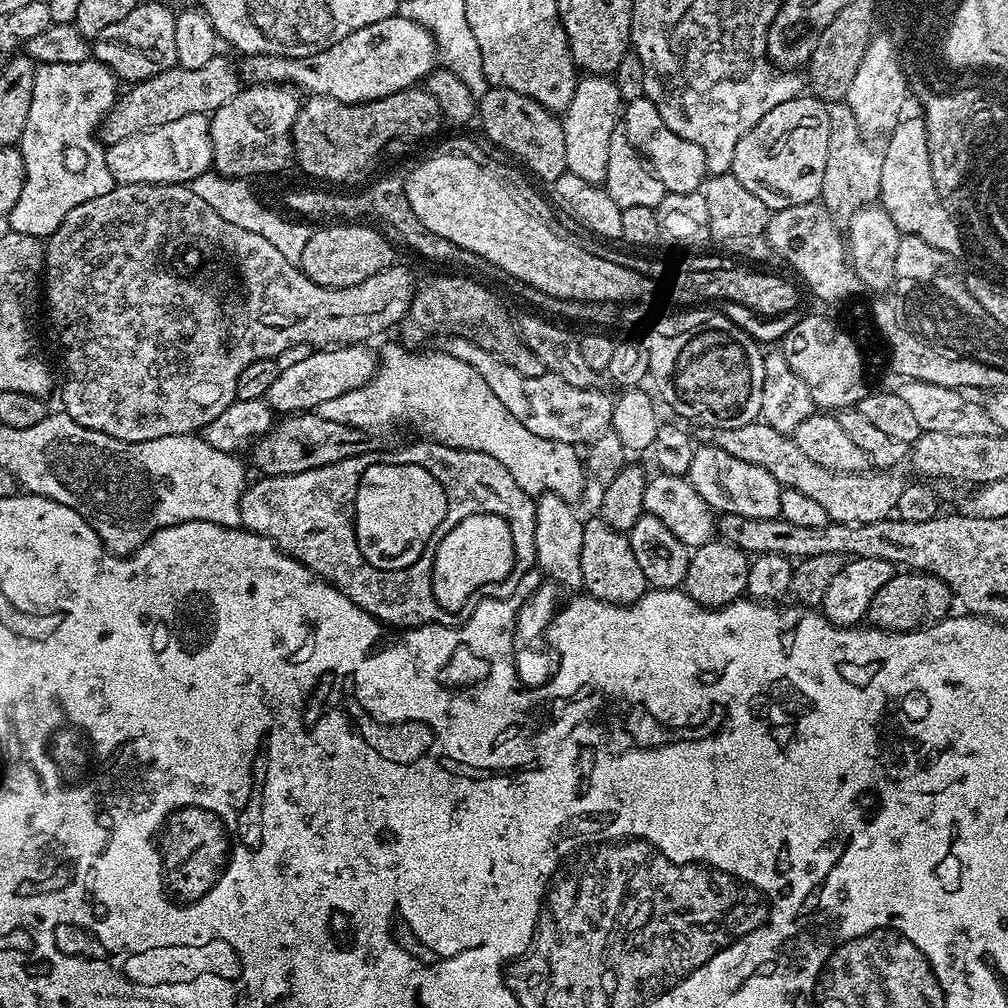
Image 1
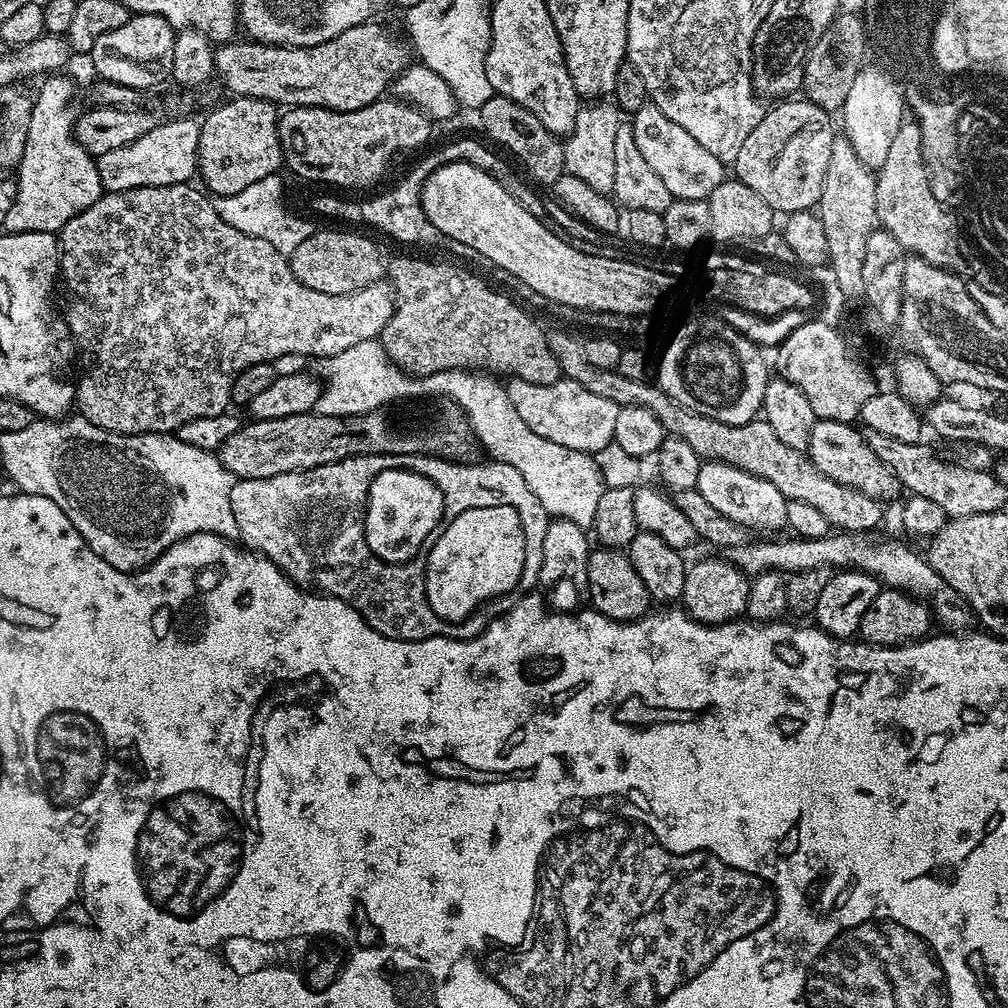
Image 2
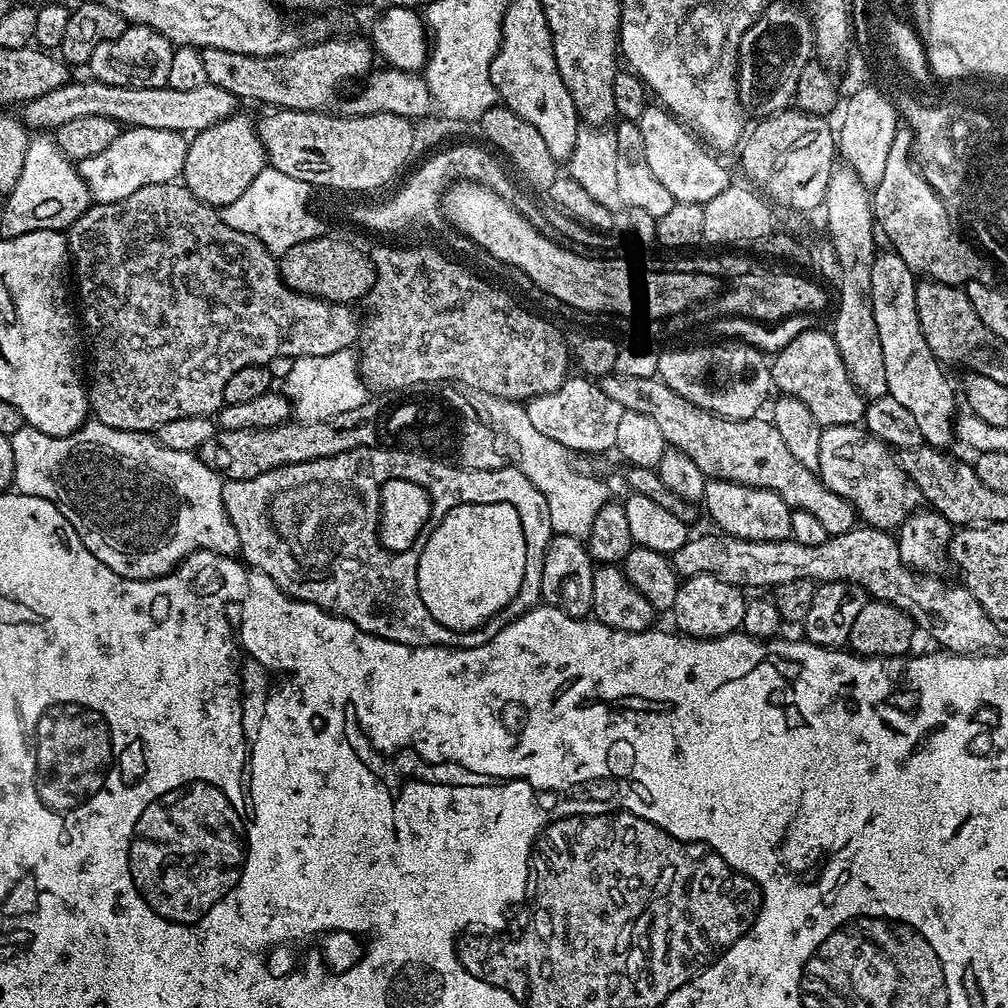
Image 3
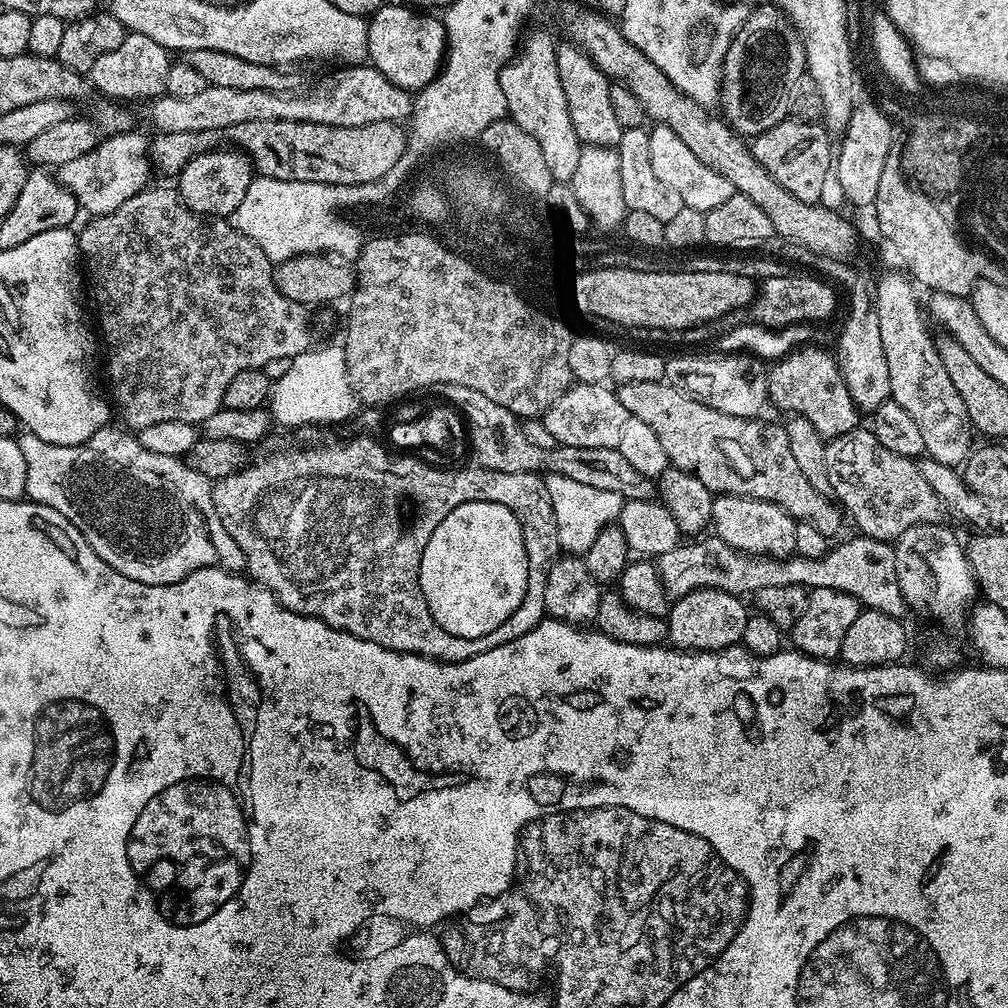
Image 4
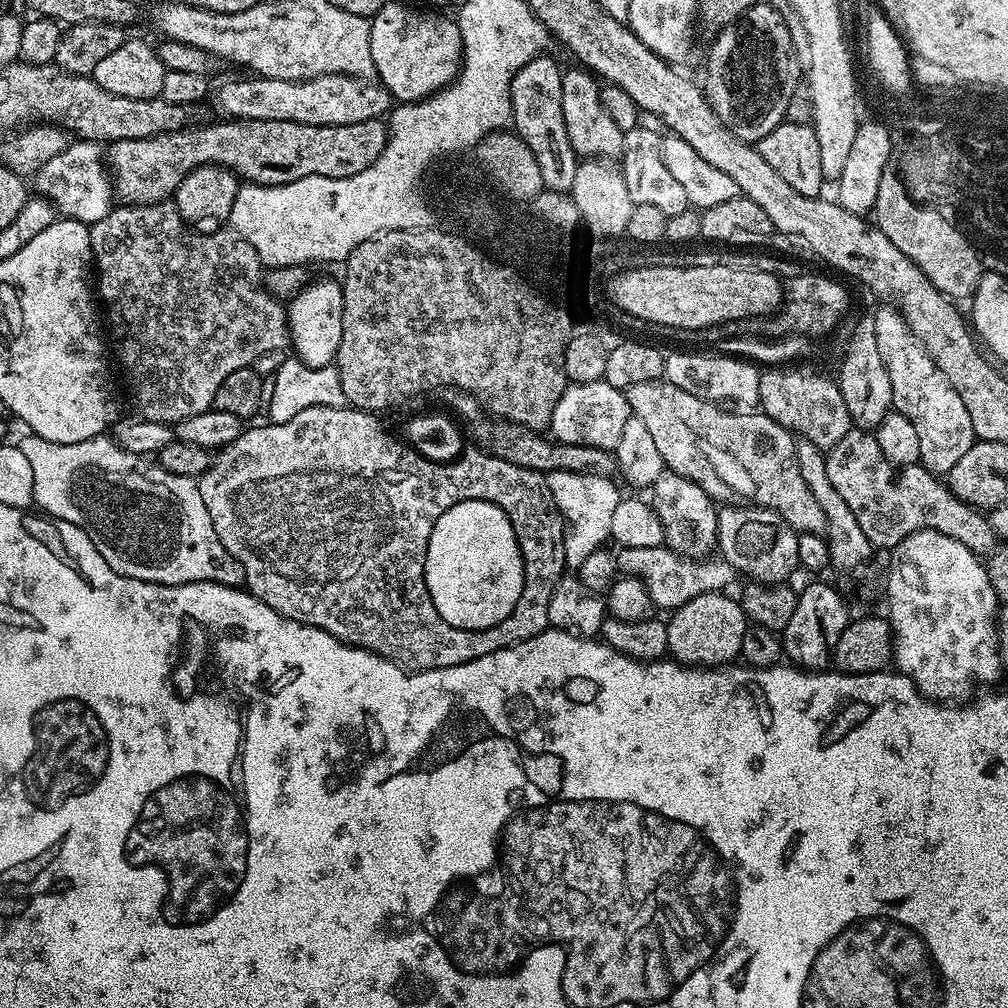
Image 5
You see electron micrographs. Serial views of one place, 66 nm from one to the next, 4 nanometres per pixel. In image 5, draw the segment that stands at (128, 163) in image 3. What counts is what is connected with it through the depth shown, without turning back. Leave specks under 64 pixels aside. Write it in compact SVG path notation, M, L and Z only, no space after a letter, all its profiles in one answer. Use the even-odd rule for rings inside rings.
M74 140L69 143L66 150L57 157L50 158L49 162L39 168L35 174L34 183L41 191L39 193L51 200L63 217L81 220L84 224L91 226L108 216L114 202L114 182L105 162L106 152L99 141Z

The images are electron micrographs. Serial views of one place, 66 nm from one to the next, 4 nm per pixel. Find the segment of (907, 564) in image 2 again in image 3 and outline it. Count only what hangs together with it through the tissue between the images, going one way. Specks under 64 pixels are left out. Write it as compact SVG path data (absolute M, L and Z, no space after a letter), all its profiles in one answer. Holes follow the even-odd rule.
M857 526L846 534L829 536L826 542L810 546L802 542L775 540L758 542L737 536L693 535L670 559L681 578L712 573L736 584L742 590L774 590L786 582L815 580L821 585L838 581L862 586L873 600L898 606L908 615L921 633L933 636L941 649L961 654L988 654L1005 647L1001 625L982 610L978 598L963 586L954 588L936 574L917 572L902 562L896 536L882 528Z

